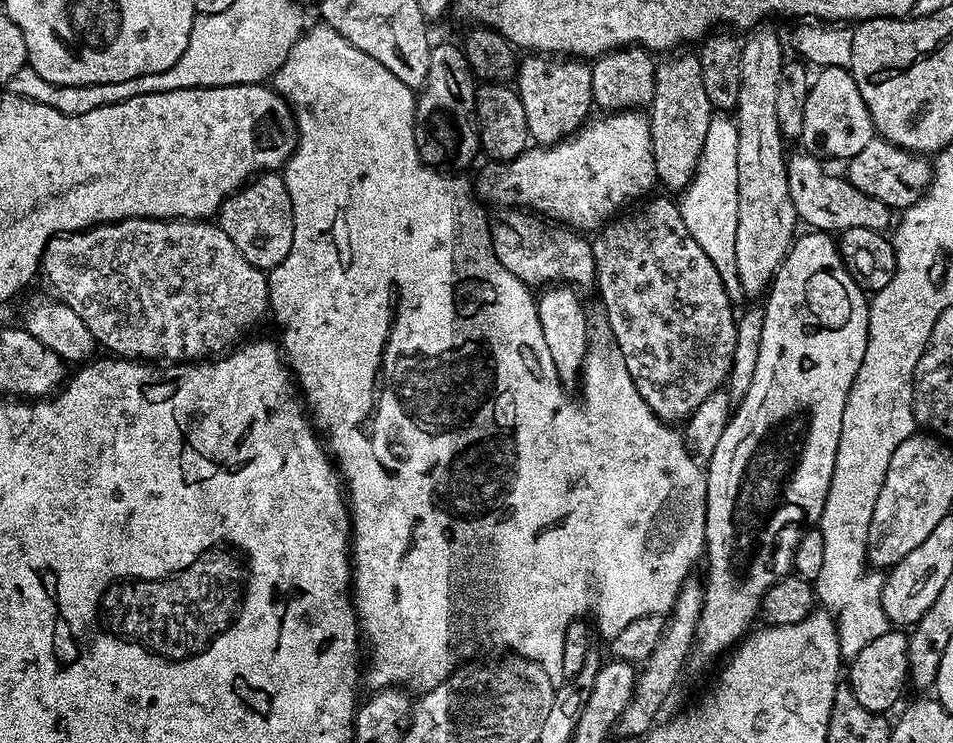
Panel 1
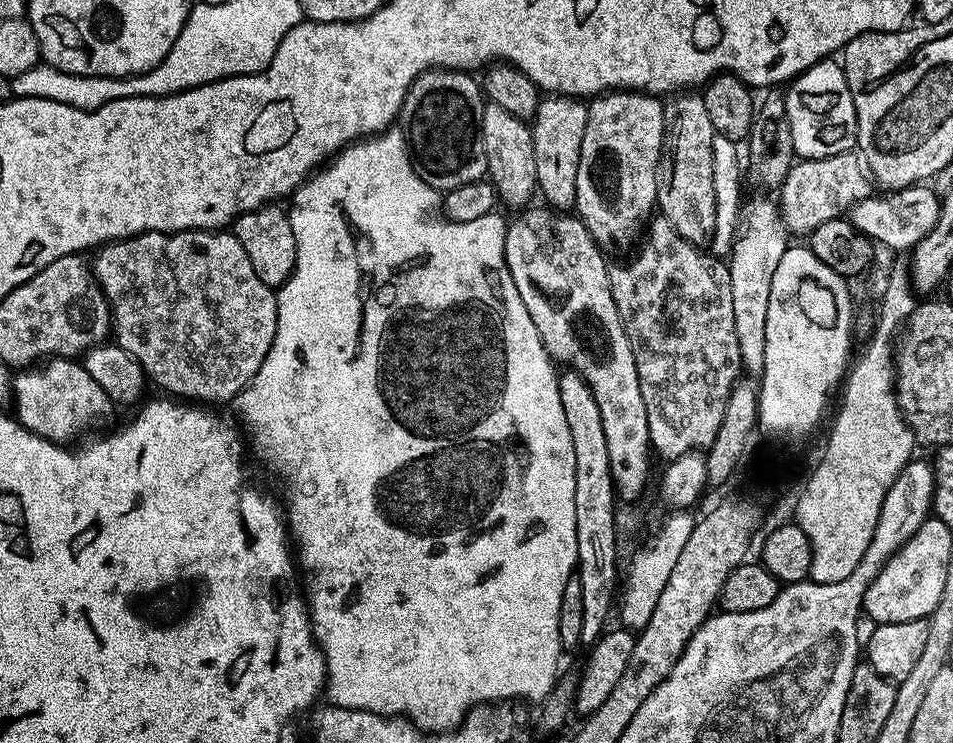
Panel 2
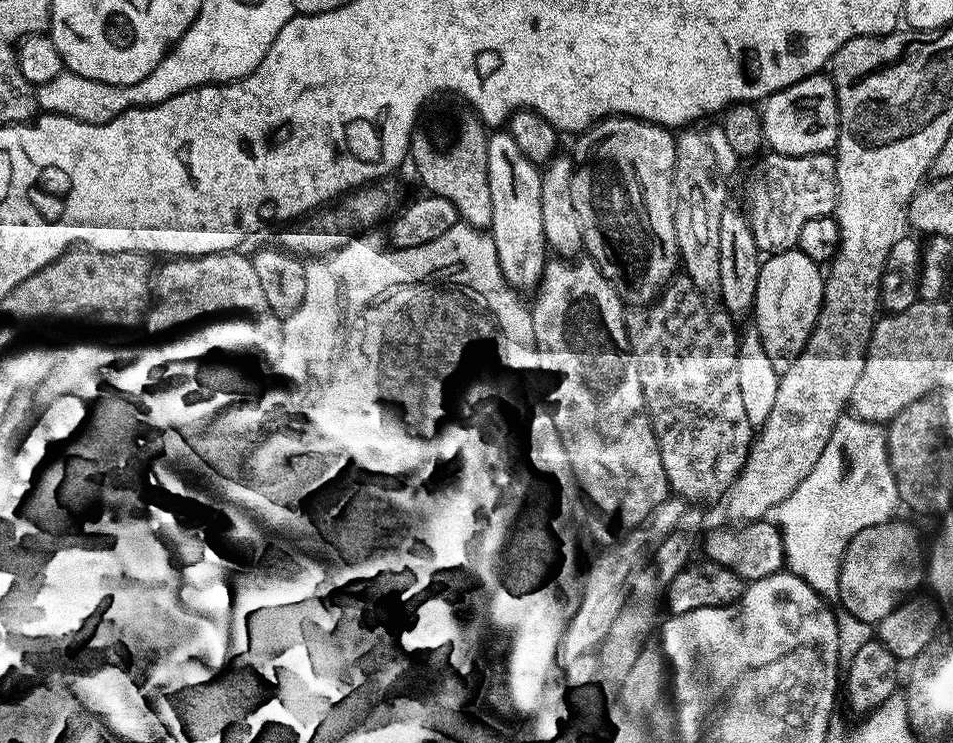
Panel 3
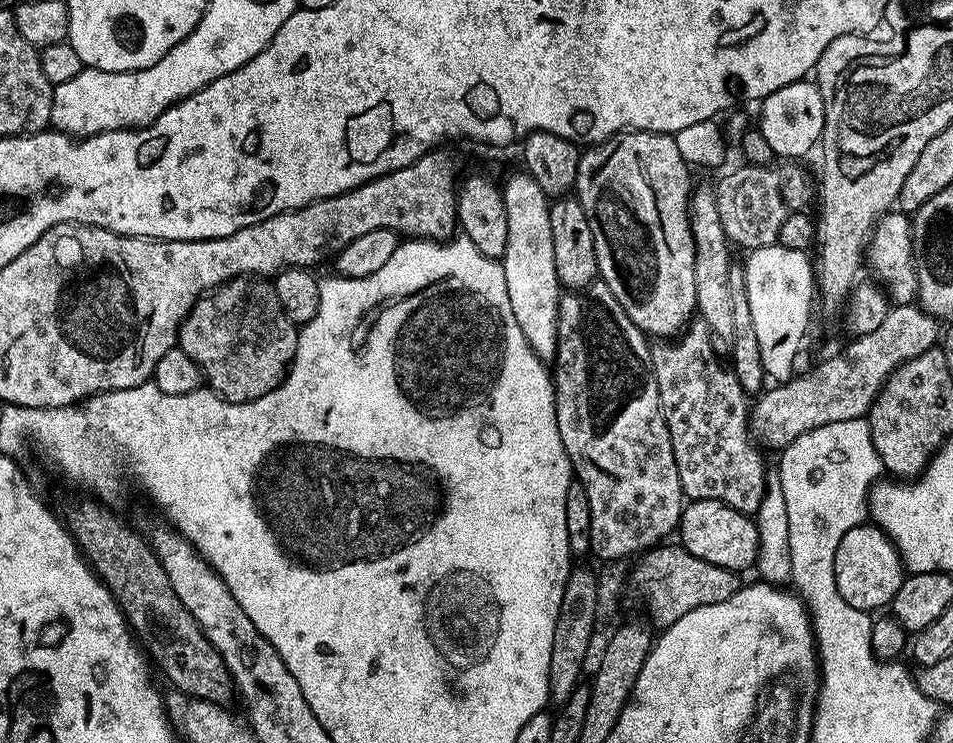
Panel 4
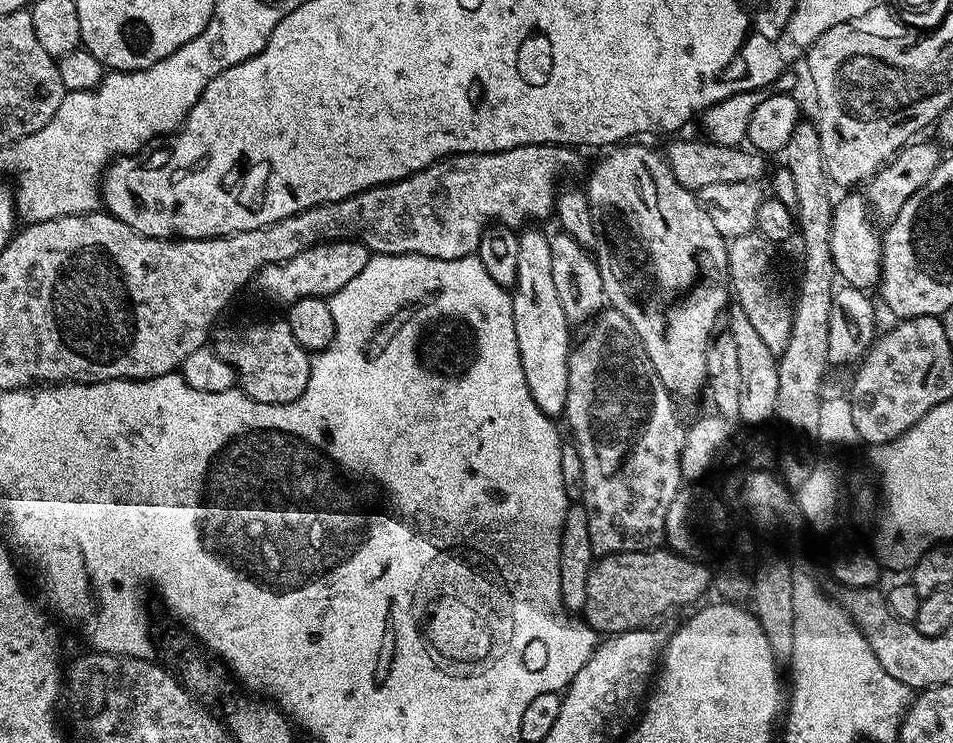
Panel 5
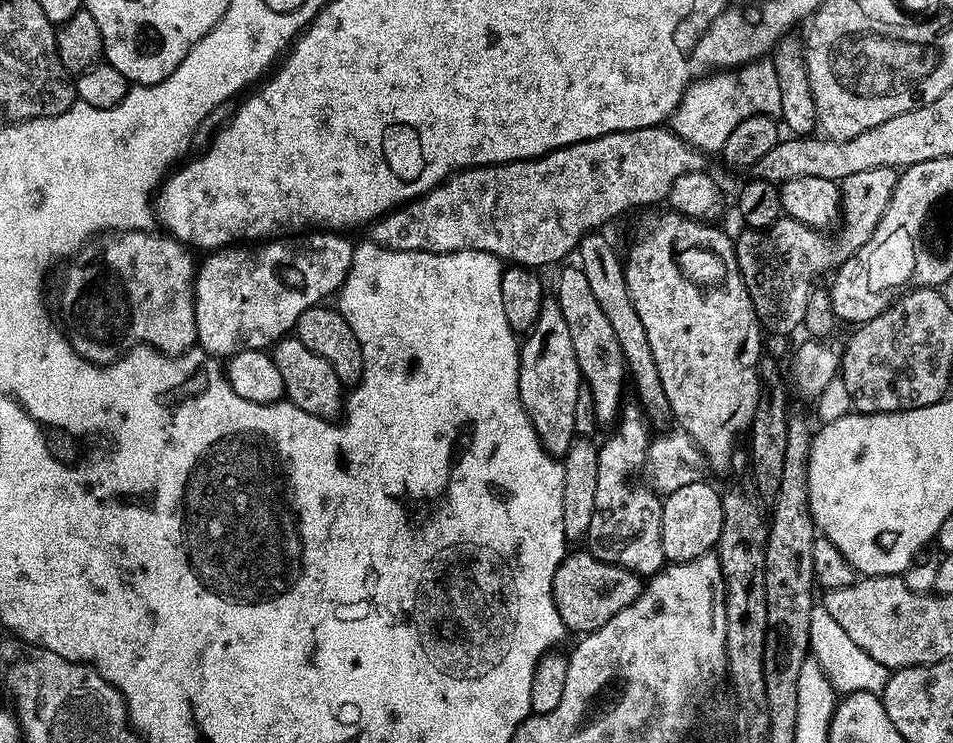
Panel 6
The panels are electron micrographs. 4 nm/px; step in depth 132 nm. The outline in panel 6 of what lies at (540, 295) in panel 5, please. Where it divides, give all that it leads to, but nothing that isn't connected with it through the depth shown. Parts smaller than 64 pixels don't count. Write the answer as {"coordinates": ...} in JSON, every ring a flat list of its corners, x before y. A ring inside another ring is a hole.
{"coordinates":[[545,302,542,305,532,331,523,337,519,349,518,394,522,406,545,450,551,456,563,457,572,441,577,439,574,406,582,381,574,342,570,342,570,326,566,326,559,304]]}

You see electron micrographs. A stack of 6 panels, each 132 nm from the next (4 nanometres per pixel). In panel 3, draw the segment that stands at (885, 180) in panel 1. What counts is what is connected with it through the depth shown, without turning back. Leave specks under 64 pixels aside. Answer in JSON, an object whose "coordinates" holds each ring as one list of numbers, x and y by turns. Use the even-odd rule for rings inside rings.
{"coordinates":[[815,152,809,156,764,154,759,157,758,163,760,165,757,166,756,173,748,184,748,208,746,207,748,224,752,227,761,253,791,252,796,248,798,234,802,234,802,226,806,226,810,218,831,216,836,211,836,199,840,193,836,177,836,157,832,152]]}

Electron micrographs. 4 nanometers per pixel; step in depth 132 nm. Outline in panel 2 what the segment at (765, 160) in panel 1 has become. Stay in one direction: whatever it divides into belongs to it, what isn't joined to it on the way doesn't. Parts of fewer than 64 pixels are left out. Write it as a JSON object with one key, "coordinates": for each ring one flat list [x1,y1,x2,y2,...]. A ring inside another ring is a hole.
{"coordinates":[[756,196,738,212,738,227,732,241,732,250,726,263,730,270,730,294,734,301,734,330,738,333,740,363,745,373,759,374,766,360,766,306,770,302,770,282,774,282,774,270,782,262,782,254,790,246,790,233,780,220,780,209,775,199]]}

